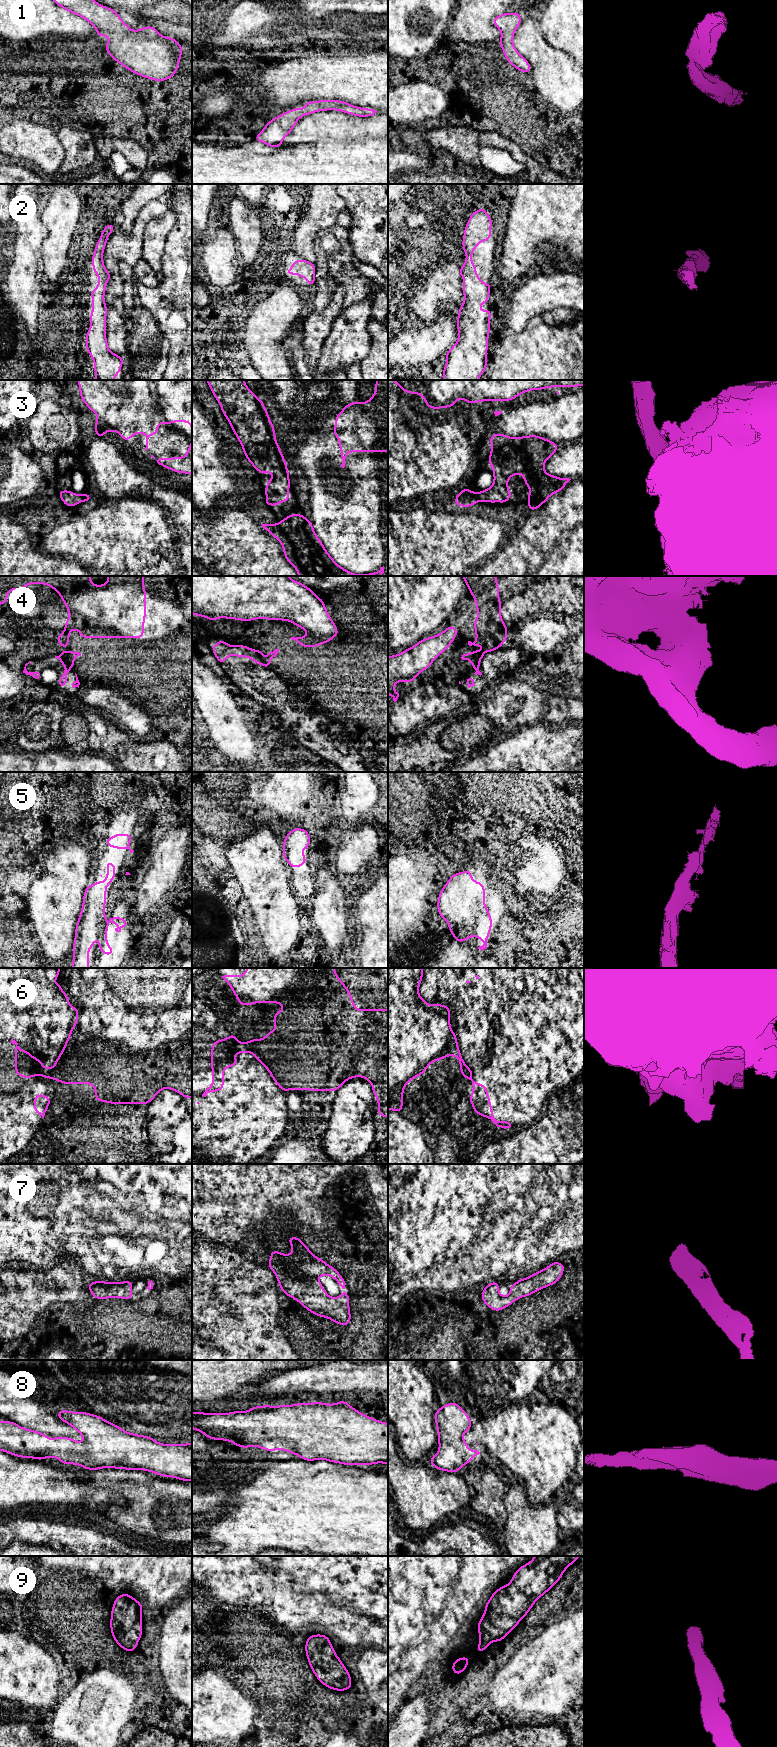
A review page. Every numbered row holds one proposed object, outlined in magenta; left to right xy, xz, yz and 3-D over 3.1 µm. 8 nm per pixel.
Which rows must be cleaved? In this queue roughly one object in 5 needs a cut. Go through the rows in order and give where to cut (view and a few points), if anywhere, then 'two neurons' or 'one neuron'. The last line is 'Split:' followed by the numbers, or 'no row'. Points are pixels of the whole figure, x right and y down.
1: cut none; one neuron
2: cut none; one neuron
3: cut xz (286, 466), (275, 470); two neurons
4: cut xz (256, 651), (256, 654), (266, 667); two neurons
5: cut none; one neuron
6: cut none; one neuron
7: cut none; one neuron
8: cut none; one neuron
9: cut none; one neuron
Split: 3, 4

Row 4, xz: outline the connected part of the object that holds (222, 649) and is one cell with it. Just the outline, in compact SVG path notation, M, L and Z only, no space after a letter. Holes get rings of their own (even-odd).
M217 640L217 644L211 647L211 651L213 652L216 659L219 661L221 665L224 664L229 655L236 655L238 658L248 657L256 664L260 664L264 668L266 668L262 660L257 656L257 651L251 649L248 646L244 645L230 646L224 640Z

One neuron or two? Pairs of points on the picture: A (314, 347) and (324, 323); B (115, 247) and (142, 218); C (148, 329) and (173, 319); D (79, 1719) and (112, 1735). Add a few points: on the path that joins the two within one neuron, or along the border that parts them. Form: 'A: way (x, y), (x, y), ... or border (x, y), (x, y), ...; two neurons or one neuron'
A: way (314, 341), (314, 334), (318, 329); one neuron
B: way (128, 252), (134, 252), (140, 246), (140, 231); one neuron
C: border (143, 306), (170, 345); two neurons
D: way (87, 1727), (99, 1727), (104, 1732); one neuron

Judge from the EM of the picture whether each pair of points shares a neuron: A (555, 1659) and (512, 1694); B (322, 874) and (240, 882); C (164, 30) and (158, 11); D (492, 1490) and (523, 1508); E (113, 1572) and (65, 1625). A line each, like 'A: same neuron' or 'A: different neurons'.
A: same neuron
B: different neurons
C: different neurons
D: different neurons
E: different neurons

